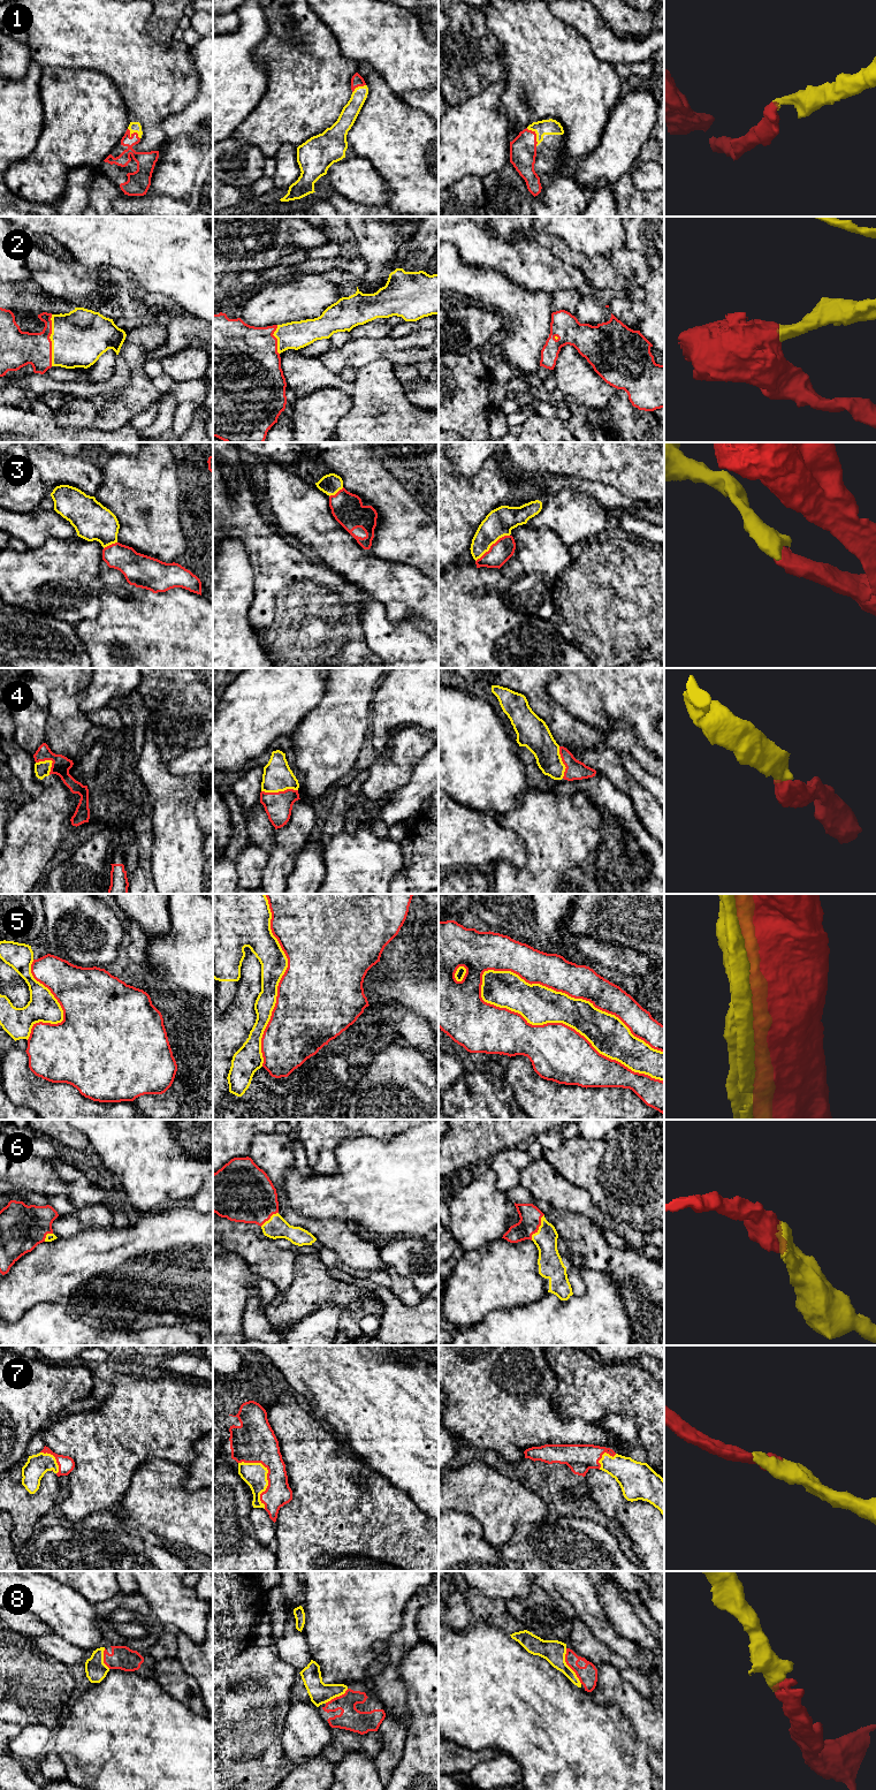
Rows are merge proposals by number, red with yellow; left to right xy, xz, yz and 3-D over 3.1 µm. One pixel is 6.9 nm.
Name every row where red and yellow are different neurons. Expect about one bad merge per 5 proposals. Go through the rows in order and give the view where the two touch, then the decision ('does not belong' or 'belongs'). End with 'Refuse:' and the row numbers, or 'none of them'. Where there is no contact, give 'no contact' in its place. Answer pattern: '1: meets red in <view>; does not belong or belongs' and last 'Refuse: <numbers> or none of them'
1: meets red in yz; belongs
2: meets red in xy; belongs
3: meets red in yz; belongs
4: meets red in xz; belongs
5: meets red in yz; does not belong
6: meets red in yz; belongs
7: meets red in xz; belongs
8: meets red in yz; belongs
Refuse: 5

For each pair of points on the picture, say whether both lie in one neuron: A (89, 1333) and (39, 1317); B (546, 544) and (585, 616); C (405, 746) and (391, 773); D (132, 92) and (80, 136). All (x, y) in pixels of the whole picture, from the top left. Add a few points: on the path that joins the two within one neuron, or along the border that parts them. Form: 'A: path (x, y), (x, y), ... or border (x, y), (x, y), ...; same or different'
A: path (76, 1333), (55, 1333), (52, 1329); same
B: border (569, 546), (571, 562), (558, 578), (554, 598); different
C: path (404, 753), (398, 767); same
D: border (108, 77), (123, 99), (129, 122); different

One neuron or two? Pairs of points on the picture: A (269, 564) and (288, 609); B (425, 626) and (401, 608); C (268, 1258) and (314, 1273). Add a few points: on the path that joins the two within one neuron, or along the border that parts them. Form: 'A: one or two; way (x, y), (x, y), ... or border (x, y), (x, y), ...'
A: one; way (276, 576), (276, 581), (287, 598)
B: two; border (426, 620), (411, 617), (408, 621)
C: two; border (298, 1256), (294, 1264), (294, 1280)

